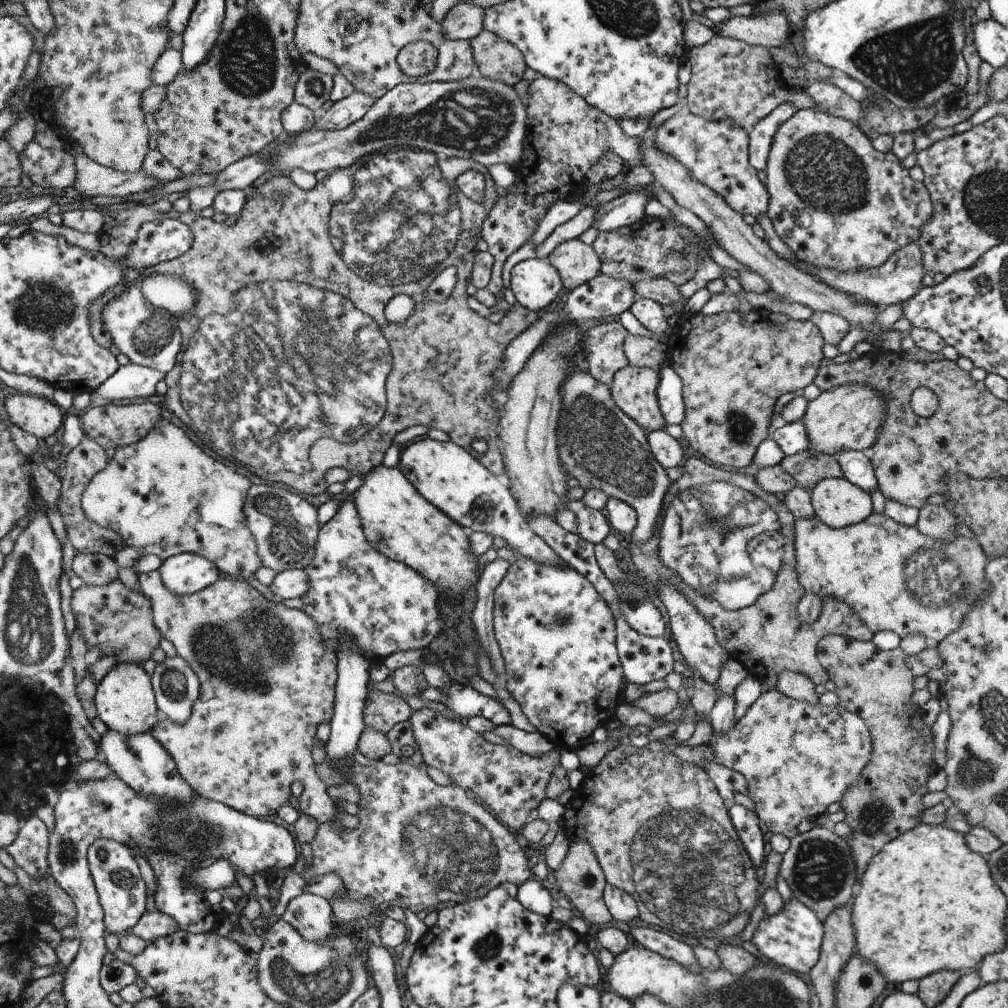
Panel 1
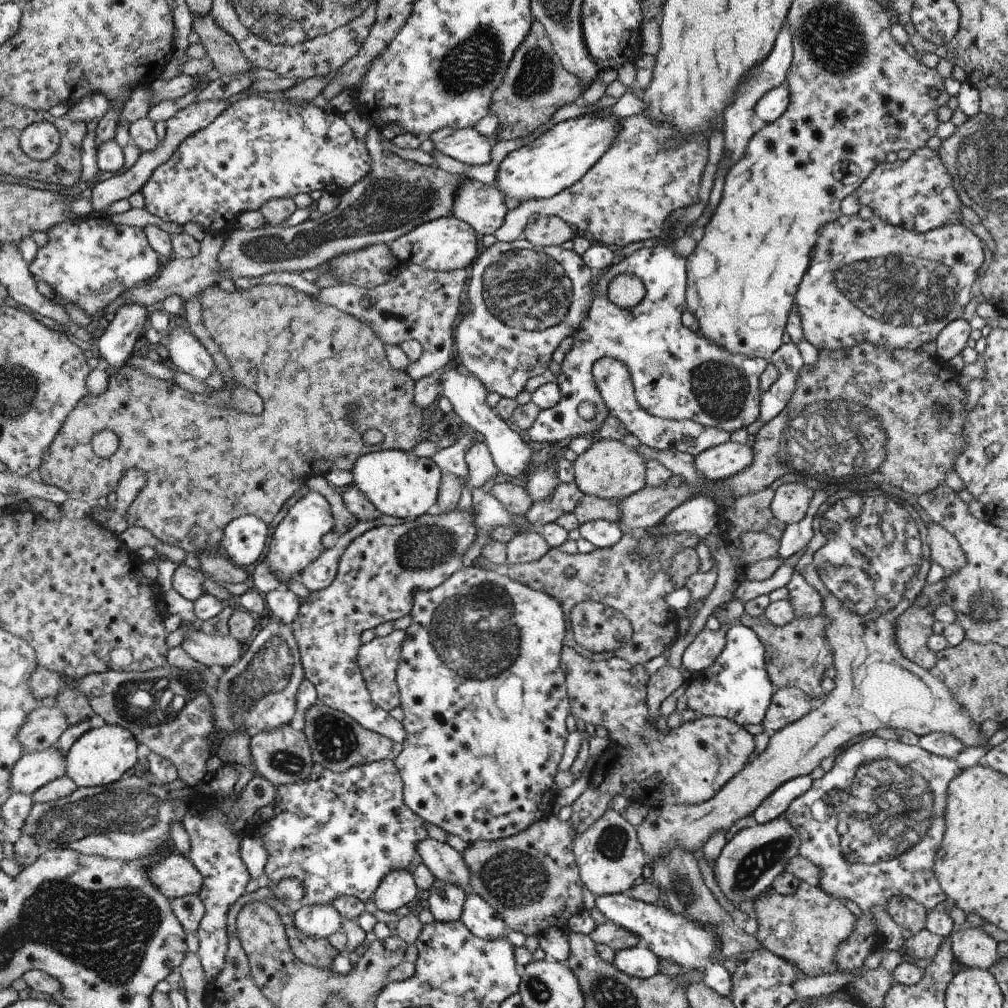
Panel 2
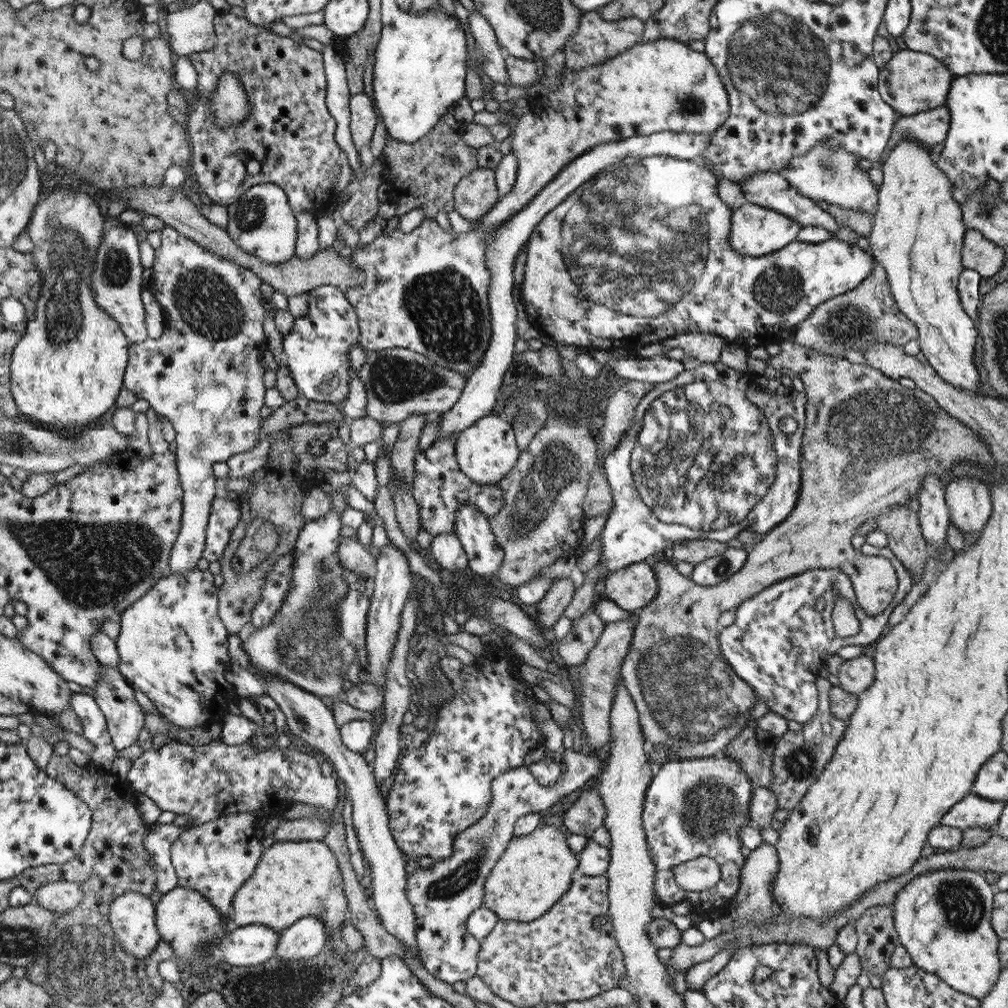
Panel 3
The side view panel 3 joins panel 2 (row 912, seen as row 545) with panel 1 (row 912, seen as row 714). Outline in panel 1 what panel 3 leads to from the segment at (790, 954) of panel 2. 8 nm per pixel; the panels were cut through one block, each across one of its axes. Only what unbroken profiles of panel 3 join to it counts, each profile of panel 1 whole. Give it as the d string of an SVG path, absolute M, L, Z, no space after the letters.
M659 740L650 743L650 750L647 753L646 762L645 746L634 746L630 741L618 745L608 752L593 772L586 775L582 784L573 792L571 800L565 804L565 813L563 814L563 828L571 839L582 839L590 843L594 854L597 856L601 869L604 871L605 879L612 886L625 890L637 902L639 918L644 924L660 926L666 930L674 930L683 935L701 937L709 949L720 946L720 941L733 941L740 936L749 922L750 914L758 904L761 893L760 871L751 862L743 842L740 840L737 830L734 828L729 817L729 810L724 805L724 800L717 791L716 785L712 782L708 773L698 765L682 761L674 753L668 752L668 746L662 744Z

